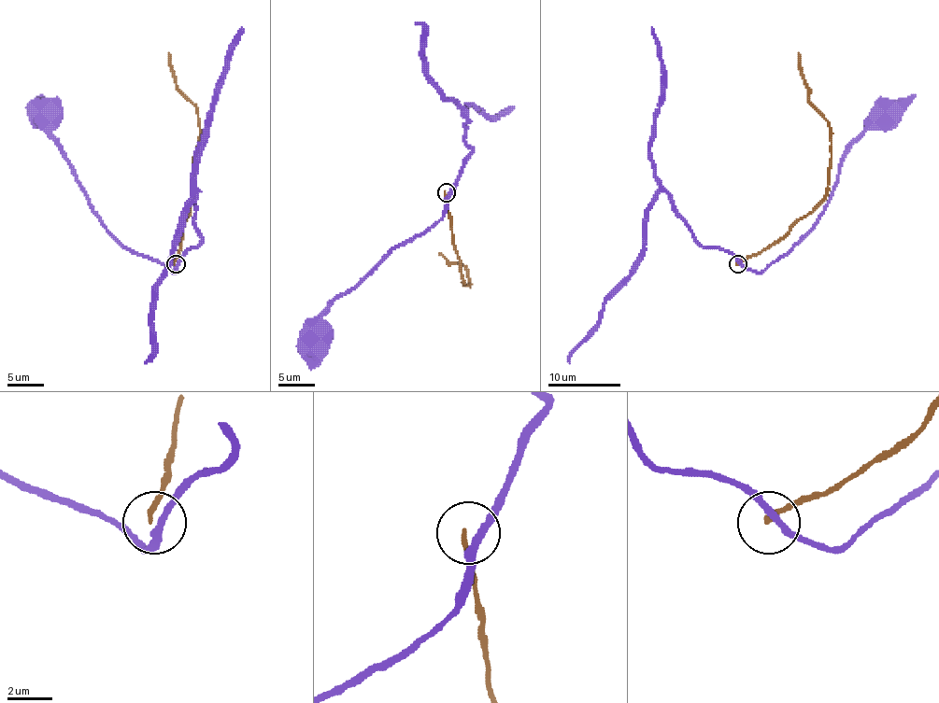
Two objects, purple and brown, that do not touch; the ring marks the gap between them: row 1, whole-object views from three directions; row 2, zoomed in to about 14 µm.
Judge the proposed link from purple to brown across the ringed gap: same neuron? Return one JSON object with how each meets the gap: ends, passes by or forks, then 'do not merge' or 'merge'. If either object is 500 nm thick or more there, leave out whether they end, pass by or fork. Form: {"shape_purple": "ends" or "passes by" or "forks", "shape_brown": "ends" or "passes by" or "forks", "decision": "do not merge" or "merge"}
{"shape_purple": "passes by", "shape_brown": "ends", "decision": "do not merge"}

